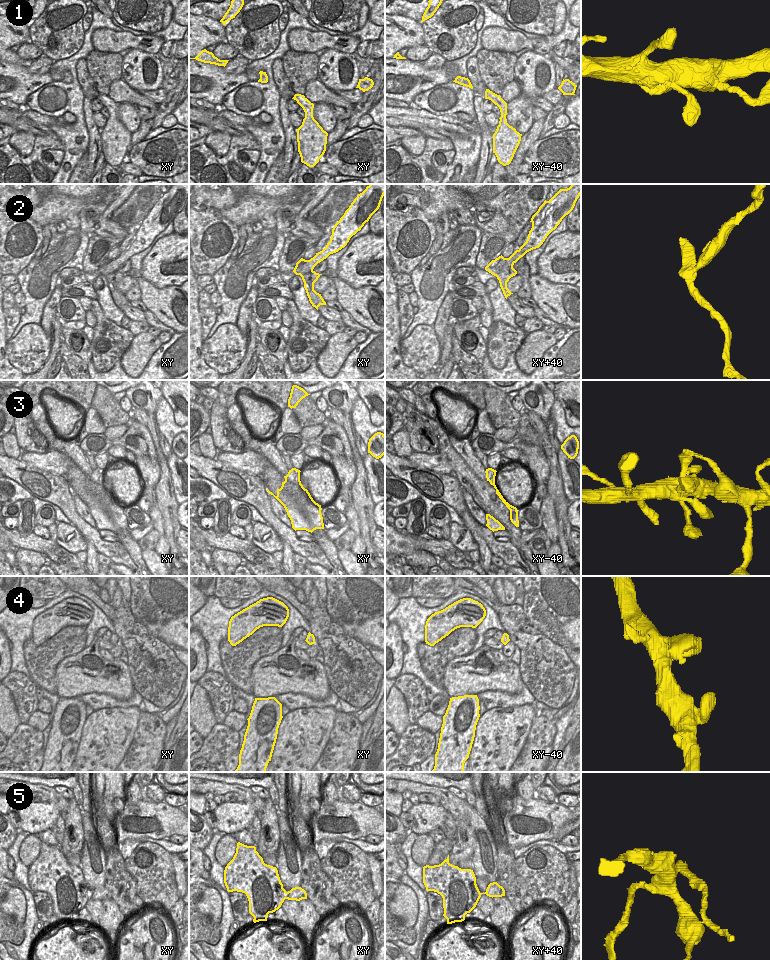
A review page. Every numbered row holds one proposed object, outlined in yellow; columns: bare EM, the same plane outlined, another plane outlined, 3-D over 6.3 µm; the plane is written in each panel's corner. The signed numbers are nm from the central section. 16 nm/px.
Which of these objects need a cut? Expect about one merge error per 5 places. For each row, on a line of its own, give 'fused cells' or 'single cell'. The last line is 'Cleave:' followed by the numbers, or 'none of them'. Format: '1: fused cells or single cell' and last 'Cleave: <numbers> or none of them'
1: single cell
2: single cell
3: single cell
4: single cell
5: fused cells
Cleave: 5

